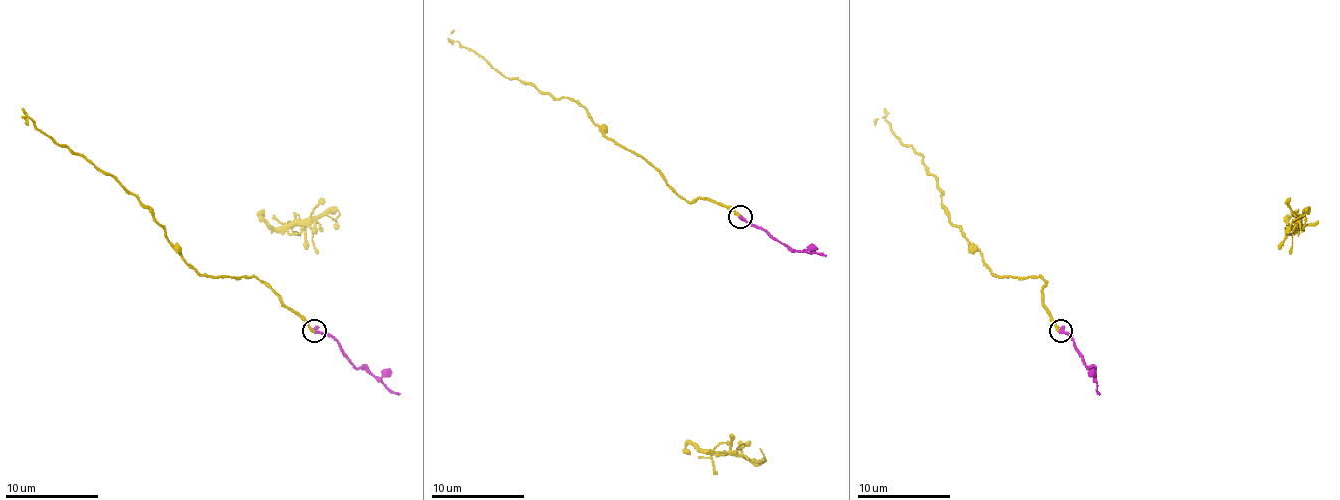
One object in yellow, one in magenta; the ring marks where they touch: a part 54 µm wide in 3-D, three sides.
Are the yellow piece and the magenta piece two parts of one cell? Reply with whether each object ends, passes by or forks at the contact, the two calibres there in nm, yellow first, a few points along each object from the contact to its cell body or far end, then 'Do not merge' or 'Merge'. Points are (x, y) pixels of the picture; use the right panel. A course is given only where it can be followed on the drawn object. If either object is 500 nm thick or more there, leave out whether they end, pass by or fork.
At the ring yellow ends. At the ring magenta ends. Thickness 240 nm (yellow) against 340 nm. Course of yellow: (1059, 331), (1042, 303), (1045, 282), (993, 275), (944, 209), (923, 158), (886, 118), (874, 125). Course of magenta: (1061, 331), (1068, 336), (1082, 361), (1094, 371), (1101, 394). Merge

